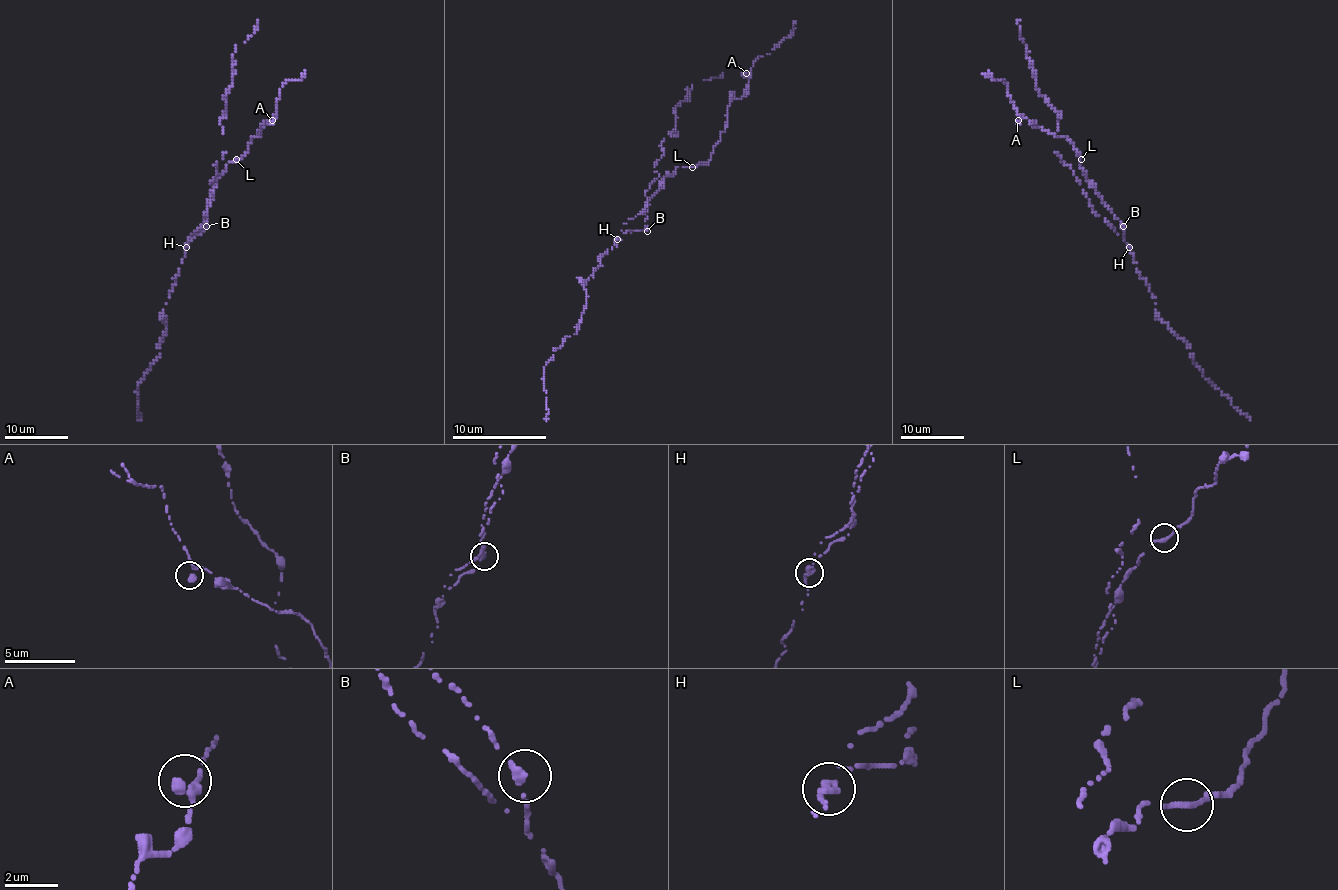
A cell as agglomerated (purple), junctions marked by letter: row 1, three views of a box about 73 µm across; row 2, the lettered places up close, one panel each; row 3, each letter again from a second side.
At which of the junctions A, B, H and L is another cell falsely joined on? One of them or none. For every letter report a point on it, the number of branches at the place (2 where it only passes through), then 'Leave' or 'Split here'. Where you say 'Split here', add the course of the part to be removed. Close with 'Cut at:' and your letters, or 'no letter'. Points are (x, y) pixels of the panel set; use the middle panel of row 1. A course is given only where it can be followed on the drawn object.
A: Place: (746, 73). Branches: 2. Leave
B: Place: (647, 231). Branches: 1. Leave
H: Place: (617, 239). Branches: 1. Split here
L: Place: (692, 167). Branches: 1. Leave
Cut at: H

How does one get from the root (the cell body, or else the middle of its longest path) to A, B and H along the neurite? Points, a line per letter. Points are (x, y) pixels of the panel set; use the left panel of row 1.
A: (192, 233), (205, 227), (214, 183), (272, 120)
B: (192, 233), (200, 233), (206, 226)
H: (192, 233), (195, 235), (186, 248)

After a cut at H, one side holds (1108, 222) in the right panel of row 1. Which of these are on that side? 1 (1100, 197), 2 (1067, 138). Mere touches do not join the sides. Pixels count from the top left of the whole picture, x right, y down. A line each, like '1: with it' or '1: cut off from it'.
1: cut off from it
2: cut off from it

